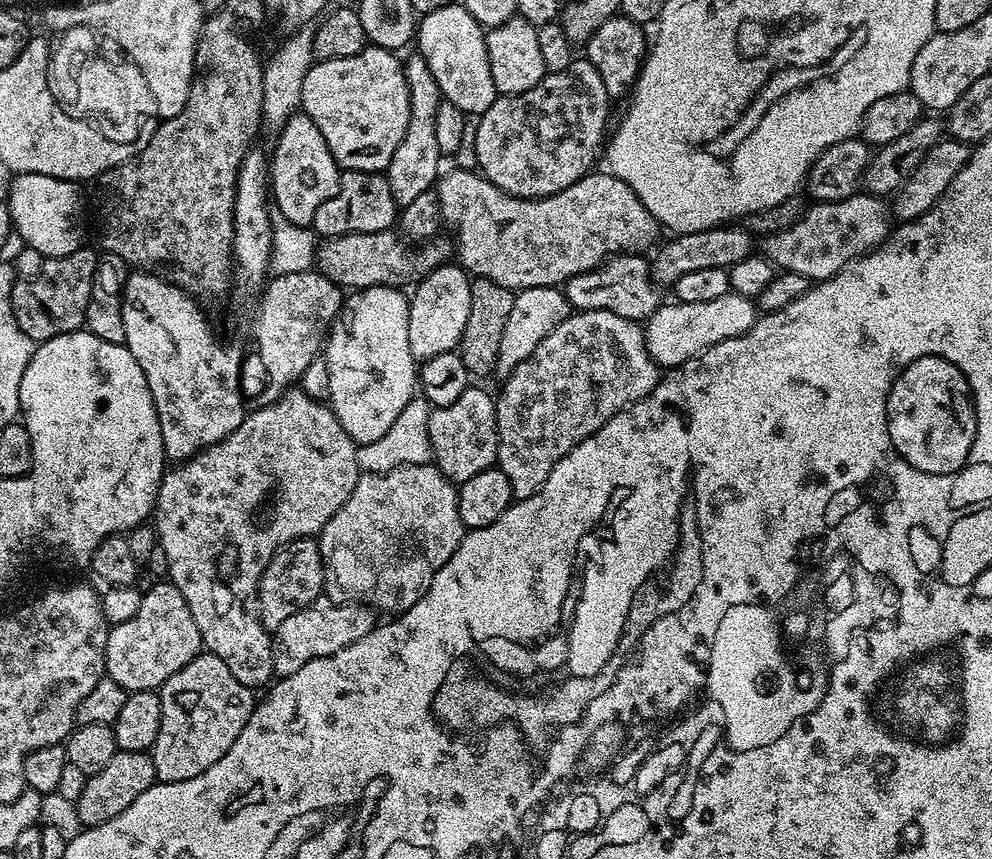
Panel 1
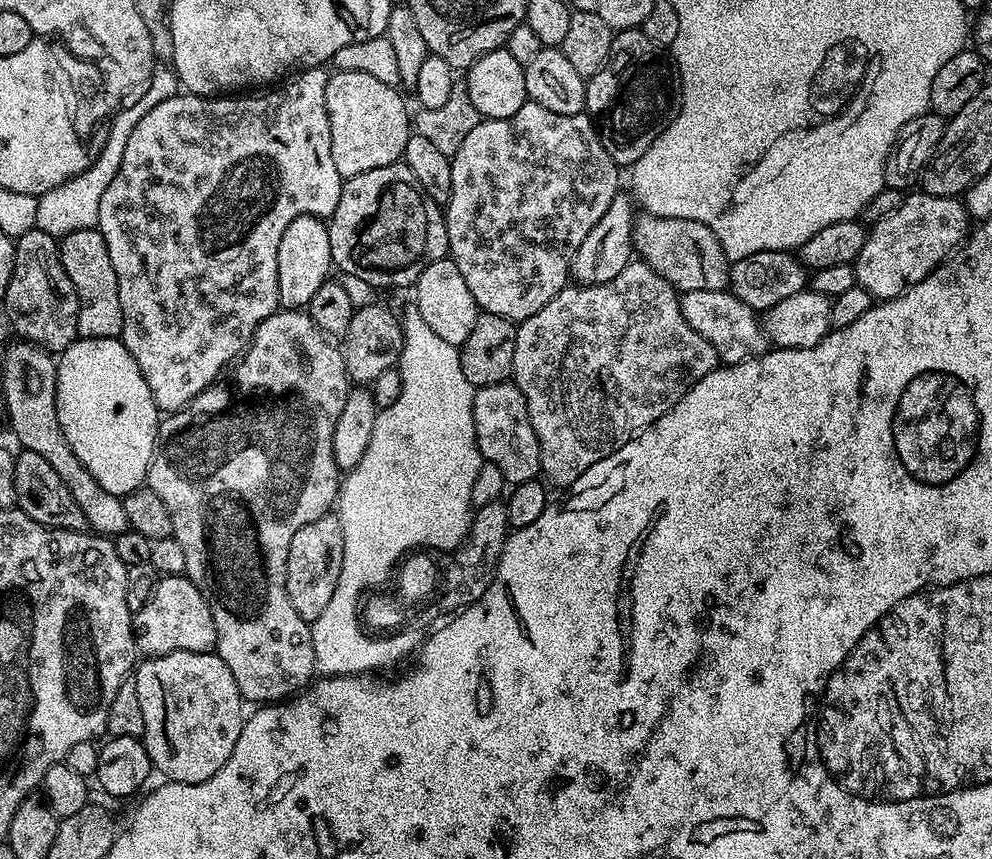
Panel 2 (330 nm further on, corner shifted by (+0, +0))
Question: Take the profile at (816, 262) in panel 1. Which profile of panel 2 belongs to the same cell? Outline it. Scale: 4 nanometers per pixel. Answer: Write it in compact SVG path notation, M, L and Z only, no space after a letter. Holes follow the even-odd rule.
M923 190L909 191L904 197L902 206L898 206L894 214L889 214L887 218L882 218L882 222L867 229L868 237L854 262L856 283L863 286L877 301L892 300L895 296L901 296L907 288L922 282L938 265L943 264L963 245L969 232L970 217L964 208L963 199L926 194Z

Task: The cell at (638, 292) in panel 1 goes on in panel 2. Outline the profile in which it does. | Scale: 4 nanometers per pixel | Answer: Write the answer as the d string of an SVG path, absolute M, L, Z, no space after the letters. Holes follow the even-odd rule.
M690 290L681 295L680 309L686 318L686 322L690 322L690 326L694 326L694 330L698 330L698 334L702 334L702 338L706 338L706 342L710 342L714 346L717 361L724 364L740 364L743 360L752 360L755 356L762 356L769 351L770 341L764 332L761 317L753 308L743 304L731 290L723 292L718 290Z

